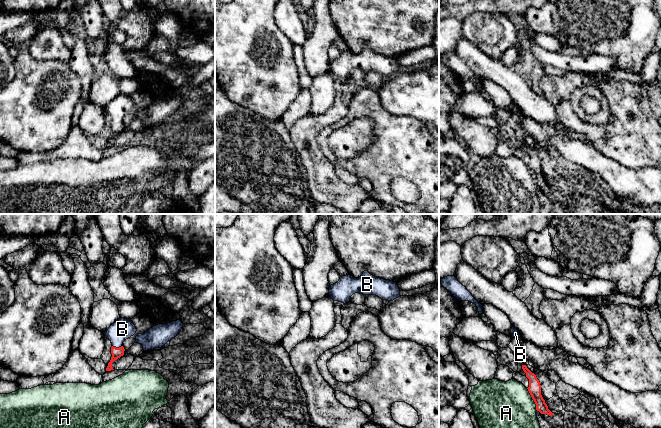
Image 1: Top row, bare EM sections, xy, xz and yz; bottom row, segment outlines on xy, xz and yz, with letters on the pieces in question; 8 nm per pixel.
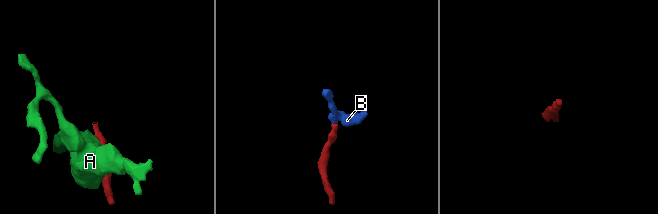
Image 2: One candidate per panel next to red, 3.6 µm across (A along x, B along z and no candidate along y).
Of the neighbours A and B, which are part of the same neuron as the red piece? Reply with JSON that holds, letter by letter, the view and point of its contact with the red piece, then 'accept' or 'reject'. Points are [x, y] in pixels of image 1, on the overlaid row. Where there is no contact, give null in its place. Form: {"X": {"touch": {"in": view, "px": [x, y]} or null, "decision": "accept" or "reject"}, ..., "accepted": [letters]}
{"A": {"touch": {"in": "yz", "px": [532, 398]}, "decision": "reject"}, "B": {"touch": {"in": "xy", "px": [117, 348]}, "decision": "accept"}, "accepted": ["B"]}

